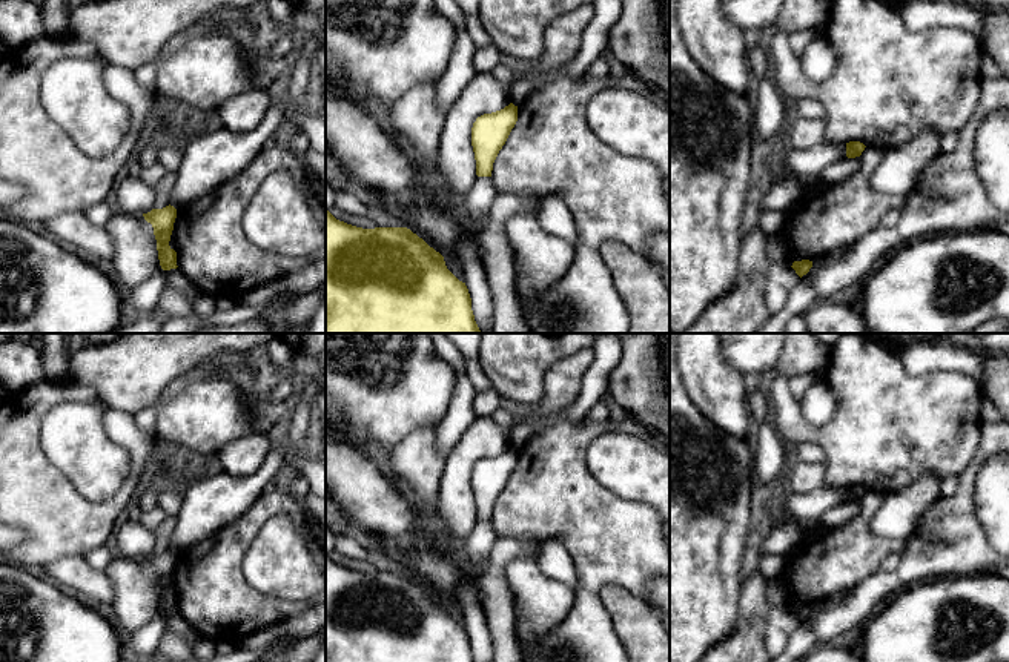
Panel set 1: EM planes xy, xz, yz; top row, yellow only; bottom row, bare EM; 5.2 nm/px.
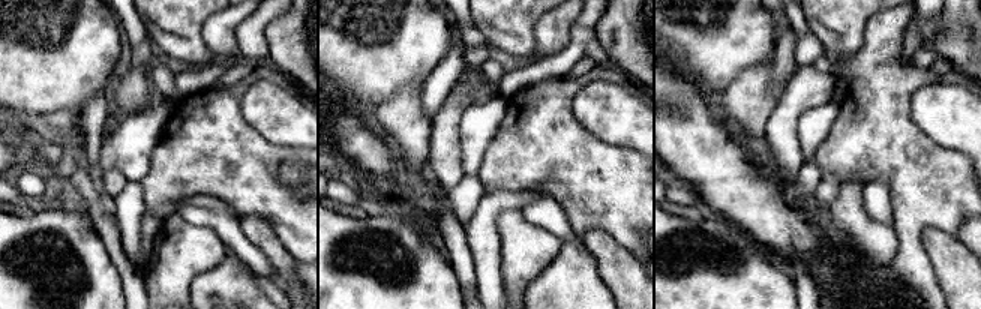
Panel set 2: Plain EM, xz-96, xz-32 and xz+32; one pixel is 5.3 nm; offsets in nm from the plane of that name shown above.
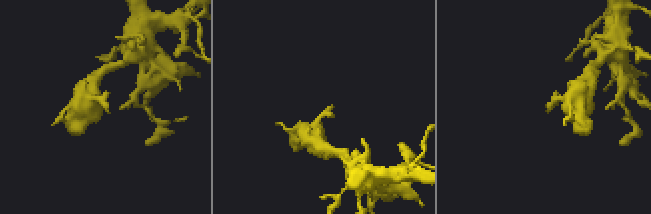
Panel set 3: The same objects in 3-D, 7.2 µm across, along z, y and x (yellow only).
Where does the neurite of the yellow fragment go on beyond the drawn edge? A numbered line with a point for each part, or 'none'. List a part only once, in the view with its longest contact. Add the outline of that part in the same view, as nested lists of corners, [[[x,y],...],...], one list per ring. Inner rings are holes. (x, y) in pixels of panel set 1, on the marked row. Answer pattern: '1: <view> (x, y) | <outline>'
none

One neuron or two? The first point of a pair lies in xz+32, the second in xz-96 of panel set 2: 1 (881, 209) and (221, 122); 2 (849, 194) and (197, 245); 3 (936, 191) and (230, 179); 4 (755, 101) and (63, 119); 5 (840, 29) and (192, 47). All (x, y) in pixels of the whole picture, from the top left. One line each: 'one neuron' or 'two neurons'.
1: two neurons
2: one neuron
3: one neuron
4: one neuron
5: one neuron

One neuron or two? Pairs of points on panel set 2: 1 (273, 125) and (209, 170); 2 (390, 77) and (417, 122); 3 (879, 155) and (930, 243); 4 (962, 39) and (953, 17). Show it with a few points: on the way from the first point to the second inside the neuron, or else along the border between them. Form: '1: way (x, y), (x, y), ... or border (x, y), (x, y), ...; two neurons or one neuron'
1: border (240, 104), (243, 117), (264, 138), (293, 147); two neurons
2: border (422, 86), (401, 87), (372, 113); two neurons
3: border (959, 231), (923, 231), (921, 248), (932, 266); two neurons
4: way (962, 33), (959, 23); one neuron

